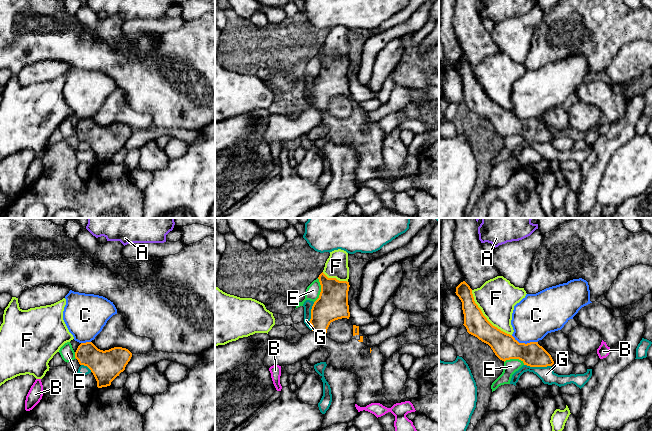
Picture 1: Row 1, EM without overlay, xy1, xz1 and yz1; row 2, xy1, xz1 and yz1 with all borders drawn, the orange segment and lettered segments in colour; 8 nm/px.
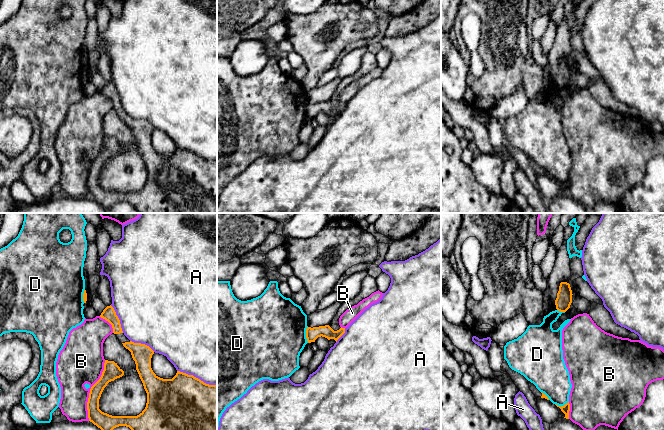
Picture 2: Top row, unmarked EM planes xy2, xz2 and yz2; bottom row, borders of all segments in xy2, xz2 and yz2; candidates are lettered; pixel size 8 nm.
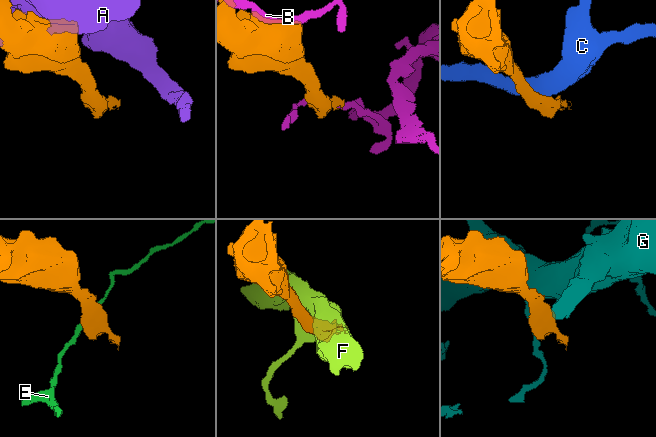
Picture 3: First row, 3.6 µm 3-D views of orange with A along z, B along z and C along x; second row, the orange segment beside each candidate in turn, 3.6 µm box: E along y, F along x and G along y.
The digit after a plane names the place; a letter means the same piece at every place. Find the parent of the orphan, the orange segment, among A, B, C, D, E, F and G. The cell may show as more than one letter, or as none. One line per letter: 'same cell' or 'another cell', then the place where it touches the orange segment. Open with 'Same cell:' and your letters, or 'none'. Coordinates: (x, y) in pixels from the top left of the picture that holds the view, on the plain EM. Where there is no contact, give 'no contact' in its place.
Same cell: none
A: another cell | xy2 (197, 154)
B: another cell | xy2 (90, 166)
C: another cell | yz1 (524, 119)
D: another cell | xz2 (306, 110)
E: another cell | xz1 (321, 66)
F: another cell | yz1 (485, 93)
G: another cell | xz1 (311, 92)

